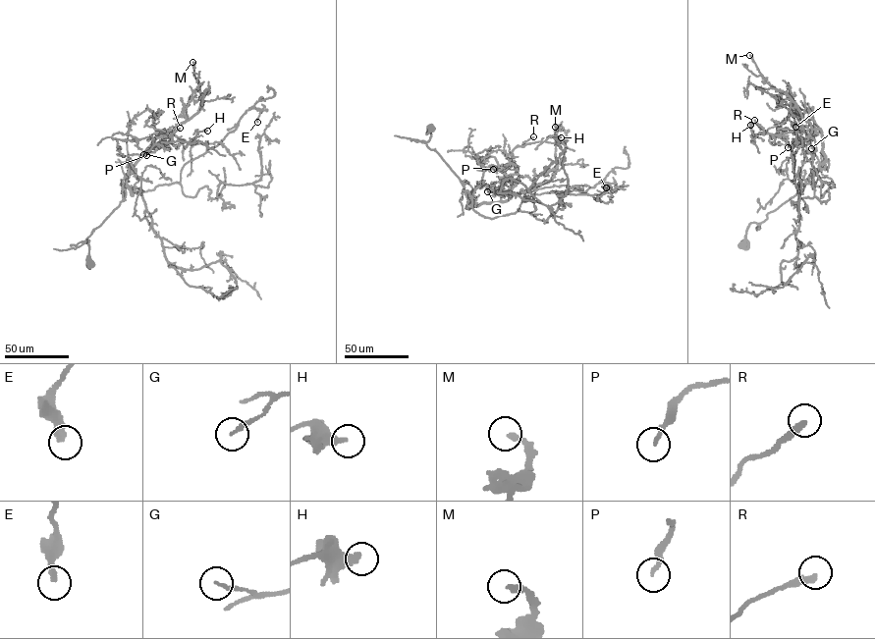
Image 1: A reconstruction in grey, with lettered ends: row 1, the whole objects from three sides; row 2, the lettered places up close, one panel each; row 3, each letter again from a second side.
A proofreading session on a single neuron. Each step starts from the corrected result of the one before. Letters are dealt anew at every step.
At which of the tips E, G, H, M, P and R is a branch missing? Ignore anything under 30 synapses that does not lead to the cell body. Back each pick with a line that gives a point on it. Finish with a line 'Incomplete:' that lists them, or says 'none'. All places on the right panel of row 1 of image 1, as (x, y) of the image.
M: place (749, 55)
R: place (754, 120)
Incomplete: M, R

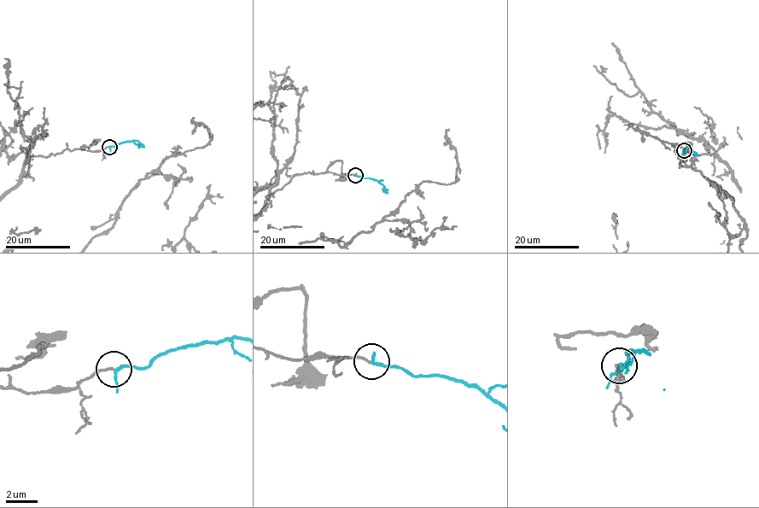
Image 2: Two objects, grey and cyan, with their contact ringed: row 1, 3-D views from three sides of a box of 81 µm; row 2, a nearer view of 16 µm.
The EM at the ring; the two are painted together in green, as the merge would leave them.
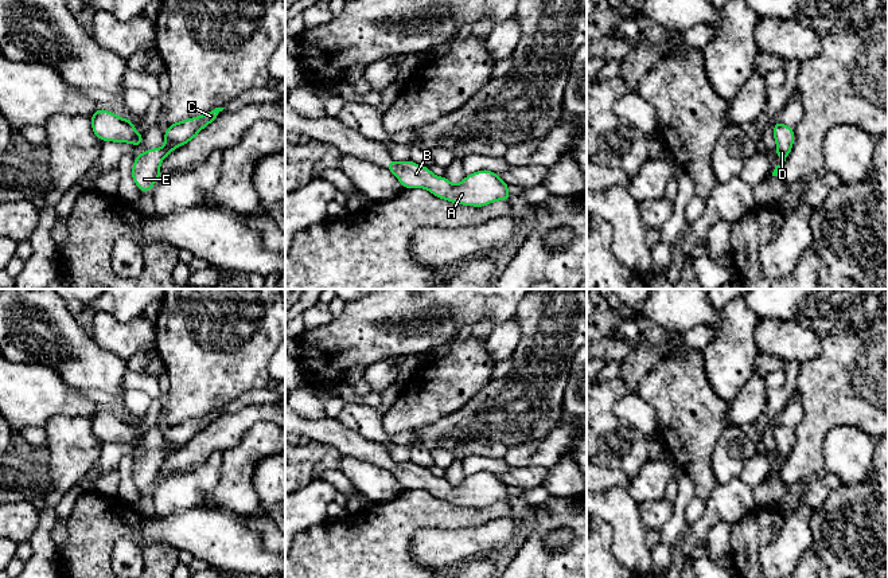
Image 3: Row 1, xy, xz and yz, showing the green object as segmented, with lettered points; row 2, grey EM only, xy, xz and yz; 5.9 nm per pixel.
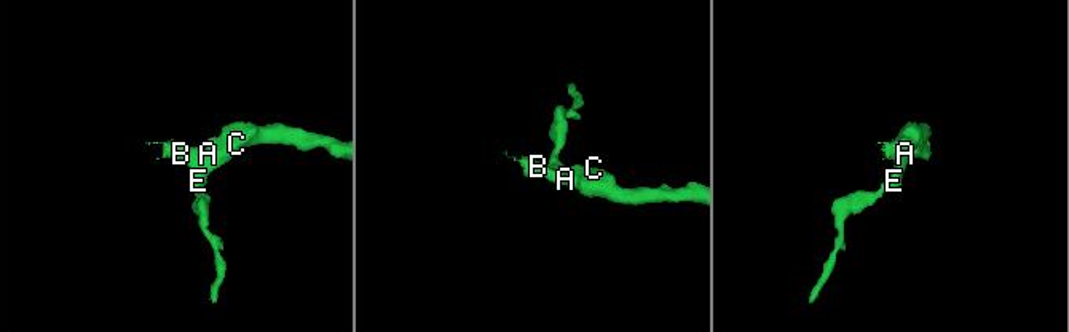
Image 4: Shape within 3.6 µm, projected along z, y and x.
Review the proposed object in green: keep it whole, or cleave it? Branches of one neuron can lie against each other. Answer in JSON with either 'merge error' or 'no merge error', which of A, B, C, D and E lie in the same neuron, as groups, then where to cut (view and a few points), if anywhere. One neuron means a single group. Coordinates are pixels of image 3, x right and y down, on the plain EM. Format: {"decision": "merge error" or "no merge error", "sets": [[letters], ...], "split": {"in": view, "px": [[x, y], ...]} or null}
{"decision": "no merge error", "sets": [["A", "B", "C", "D", "E"]], "split": null}

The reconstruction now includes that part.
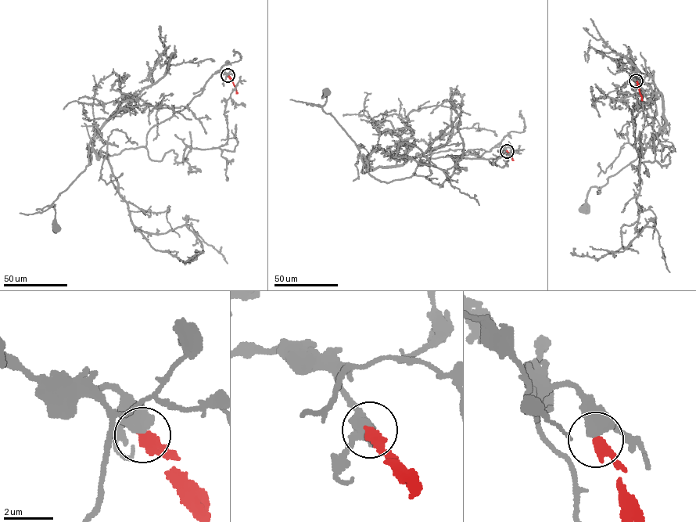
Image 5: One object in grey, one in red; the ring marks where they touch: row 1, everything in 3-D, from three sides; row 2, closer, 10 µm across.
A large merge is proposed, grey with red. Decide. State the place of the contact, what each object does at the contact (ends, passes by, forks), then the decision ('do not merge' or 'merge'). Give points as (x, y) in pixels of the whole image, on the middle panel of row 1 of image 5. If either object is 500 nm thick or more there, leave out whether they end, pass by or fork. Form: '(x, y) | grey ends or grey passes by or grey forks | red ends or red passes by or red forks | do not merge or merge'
(507, 151) | do not merge

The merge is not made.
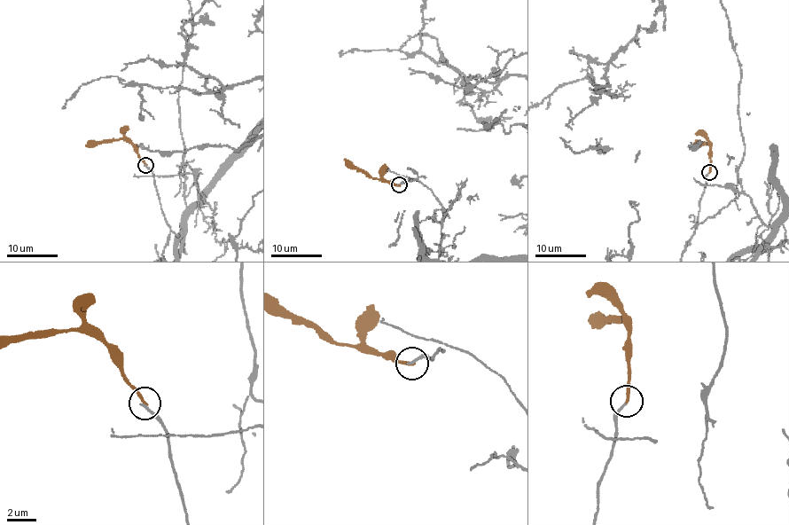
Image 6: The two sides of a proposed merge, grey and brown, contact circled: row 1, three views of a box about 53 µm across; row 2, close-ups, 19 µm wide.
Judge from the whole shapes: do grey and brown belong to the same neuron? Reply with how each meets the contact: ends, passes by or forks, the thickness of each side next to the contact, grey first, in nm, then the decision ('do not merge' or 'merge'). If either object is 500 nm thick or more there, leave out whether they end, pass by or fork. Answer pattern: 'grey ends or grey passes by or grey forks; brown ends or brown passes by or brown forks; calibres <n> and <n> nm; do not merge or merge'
grey ends; brown ends; calibres 170 and 220 nm; do not merge

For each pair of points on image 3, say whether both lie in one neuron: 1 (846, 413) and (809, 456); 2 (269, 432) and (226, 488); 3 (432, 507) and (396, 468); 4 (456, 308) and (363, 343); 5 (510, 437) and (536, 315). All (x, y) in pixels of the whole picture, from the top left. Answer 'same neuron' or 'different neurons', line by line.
1: same neuron
2: same neuron
3: different neurons
4: same neuron
5: same neuron

